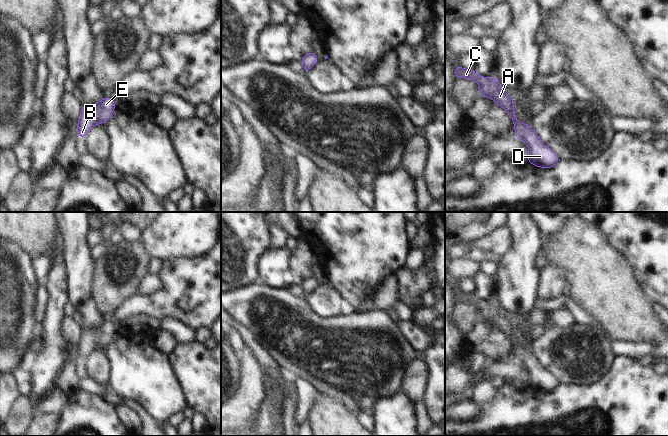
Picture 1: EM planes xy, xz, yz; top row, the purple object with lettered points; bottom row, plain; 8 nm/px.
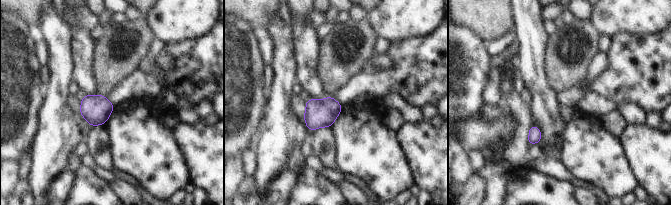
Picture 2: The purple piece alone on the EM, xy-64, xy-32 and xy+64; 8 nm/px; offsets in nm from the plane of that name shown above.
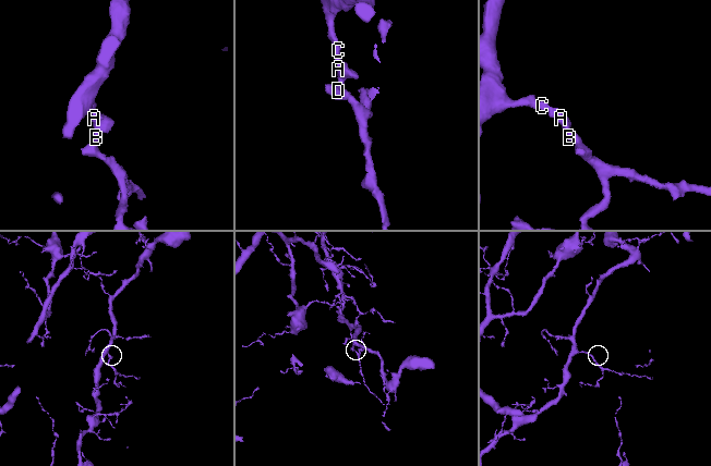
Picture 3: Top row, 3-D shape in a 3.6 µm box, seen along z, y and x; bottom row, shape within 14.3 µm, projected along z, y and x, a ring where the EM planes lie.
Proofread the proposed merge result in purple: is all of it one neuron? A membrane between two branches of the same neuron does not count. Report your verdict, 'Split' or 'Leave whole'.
Leave whole

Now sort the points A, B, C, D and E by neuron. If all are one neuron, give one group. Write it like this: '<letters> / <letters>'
A B C D E

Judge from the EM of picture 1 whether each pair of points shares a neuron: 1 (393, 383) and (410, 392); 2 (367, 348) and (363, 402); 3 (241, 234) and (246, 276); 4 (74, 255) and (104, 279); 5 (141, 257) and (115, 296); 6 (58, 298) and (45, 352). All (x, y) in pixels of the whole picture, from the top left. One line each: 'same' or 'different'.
1: different
2: same
3: same
4: different
5: same
6: same

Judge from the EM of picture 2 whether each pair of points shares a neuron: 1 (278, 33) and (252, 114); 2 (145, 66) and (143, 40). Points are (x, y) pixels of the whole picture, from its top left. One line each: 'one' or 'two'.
1: two
2: two

